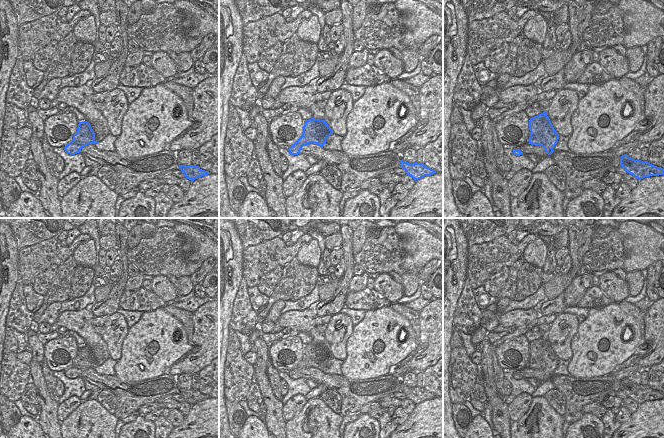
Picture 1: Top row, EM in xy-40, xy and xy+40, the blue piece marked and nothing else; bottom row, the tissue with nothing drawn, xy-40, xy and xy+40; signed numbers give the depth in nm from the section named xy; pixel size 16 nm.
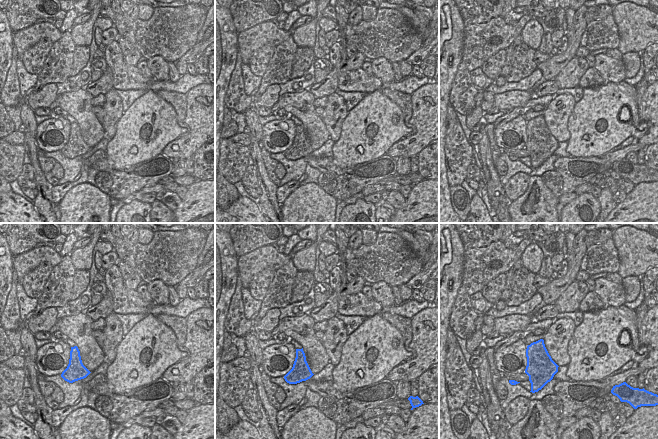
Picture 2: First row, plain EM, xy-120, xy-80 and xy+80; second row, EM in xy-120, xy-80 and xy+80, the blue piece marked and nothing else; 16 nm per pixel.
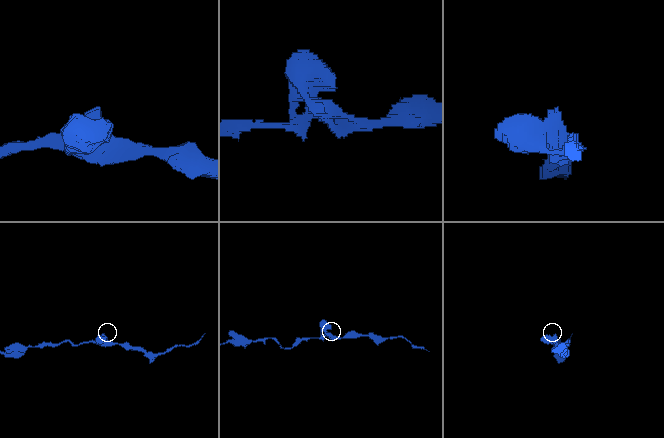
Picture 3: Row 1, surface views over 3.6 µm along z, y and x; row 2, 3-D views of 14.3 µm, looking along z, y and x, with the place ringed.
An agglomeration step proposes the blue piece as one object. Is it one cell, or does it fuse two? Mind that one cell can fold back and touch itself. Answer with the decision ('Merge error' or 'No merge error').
No merge error

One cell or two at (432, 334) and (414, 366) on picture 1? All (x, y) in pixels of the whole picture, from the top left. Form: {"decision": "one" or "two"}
{"decision": "one"}

